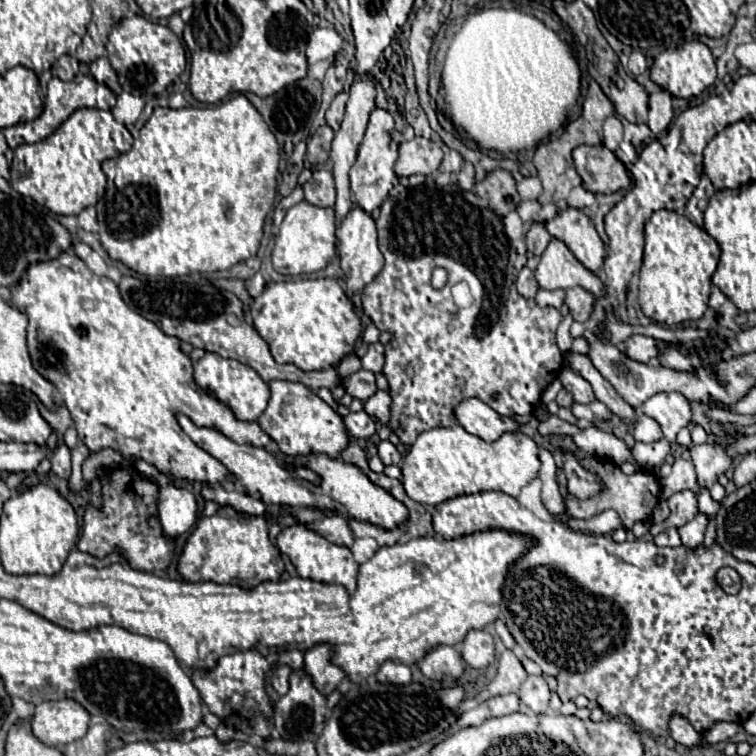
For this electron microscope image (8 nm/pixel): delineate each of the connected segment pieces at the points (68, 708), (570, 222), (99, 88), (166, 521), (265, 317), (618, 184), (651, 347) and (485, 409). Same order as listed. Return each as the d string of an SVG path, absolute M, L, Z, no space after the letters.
M74 699L46 701L34 707L30 729L38 741L50 747L62 747L82 739L88 731L90 715Z
M566 209L562 215L546 221L546 229L552 237L564 241L586 269L600 275L606 257L606 245L588 215L584 215L580 209Z
M76 75L72 81L64 83L60 81L58 77L52 77L50 83L48 83L48 93L44 100L44 111L38 119L30 121L30 123L20 123L20 125L14 125L14 127L6 127L2 129L4 137L6 137L6 143L10 145L10 149L16 149L24 143L36 143L48 135L52 135L76 109L82 109L82 107L95 107L101 110L110 110L116 103L116 97L114 93L104 84L100 84L94 81L90 75Z
M136 461L134 469L158 485L158 517L164 535L174 539L190 531L198 521L198 505L194 495L184 487L176 487L170 477L162 475L146 461Z
M308 279L308 281L282 281L266 285L266 291L256 297L252 305L252 325L260 337L268 343L276 363L294 363L302 371L320 371L338 365L346 355L354 351L354 343L362 333L360 317L352 299L342 291L336 279Z
M580 145L572 151L572 159L578 175L582 177L582 185L592 193L610 195L621 189L628 190L632 184L630 174L622 161L604 145Z
M630 335L626 339L624 355L638 363L648 363L648 359L658 357L658 345L662 345L662 341L656 341L646 335Z
M464 399L456 407L458 423L472 435L478 435L486 443L500 439L504 433L514 433L520 429L520 423L512 417L496 413L490 405L480 399Z

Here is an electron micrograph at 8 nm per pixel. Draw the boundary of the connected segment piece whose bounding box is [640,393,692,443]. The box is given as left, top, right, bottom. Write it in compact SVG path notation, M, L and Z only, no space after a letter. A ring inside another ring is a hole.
M658 393L652 395L646 403L640 405L642 413L658 421L664 431L664 437L670 443L676 443L676 435L682 427L690 423L692 411L690 403L682 393Z

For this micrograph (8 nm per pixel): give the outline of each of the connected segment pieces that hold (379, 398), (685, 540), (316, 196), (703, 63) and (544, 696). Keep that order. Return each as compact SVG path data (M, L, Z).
M378 391L364 403L364 411L370 417L376 417L380 423L388 423L390 419L390 395L386 391Z
M698 511L692 521L688 521L688 523L682 525L682 527L678 527L680 537L682 537L682 545L688 547L690 551L696 549L696 547L702 543L702 539L704 539L706 525L708 525L708 515L704 515L704 513Z
M316 169L312 177L304 183L304 199L316 207L334 207L336 189L332 173L326 169Z
M698 39L685 41L674 49L667 49L654 59L650 67L650 77L662 89L670 91L674 97L698 97L704 89L708 89L716 79L716 63L710 49Z
M528 675L528 679L522 683L518 695L520 695L520 701L536 713L544 713L548 709L550 689L548 689L548 683L544 681L544 677Z

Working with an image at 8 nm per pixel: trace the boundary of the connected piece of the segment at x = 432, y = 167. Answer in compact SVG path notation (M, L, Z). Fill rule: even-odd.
M414 137L400 145L400 157L394 165L398 177L406 175L430 175L438 171L442 161L442 149L424 137Z

